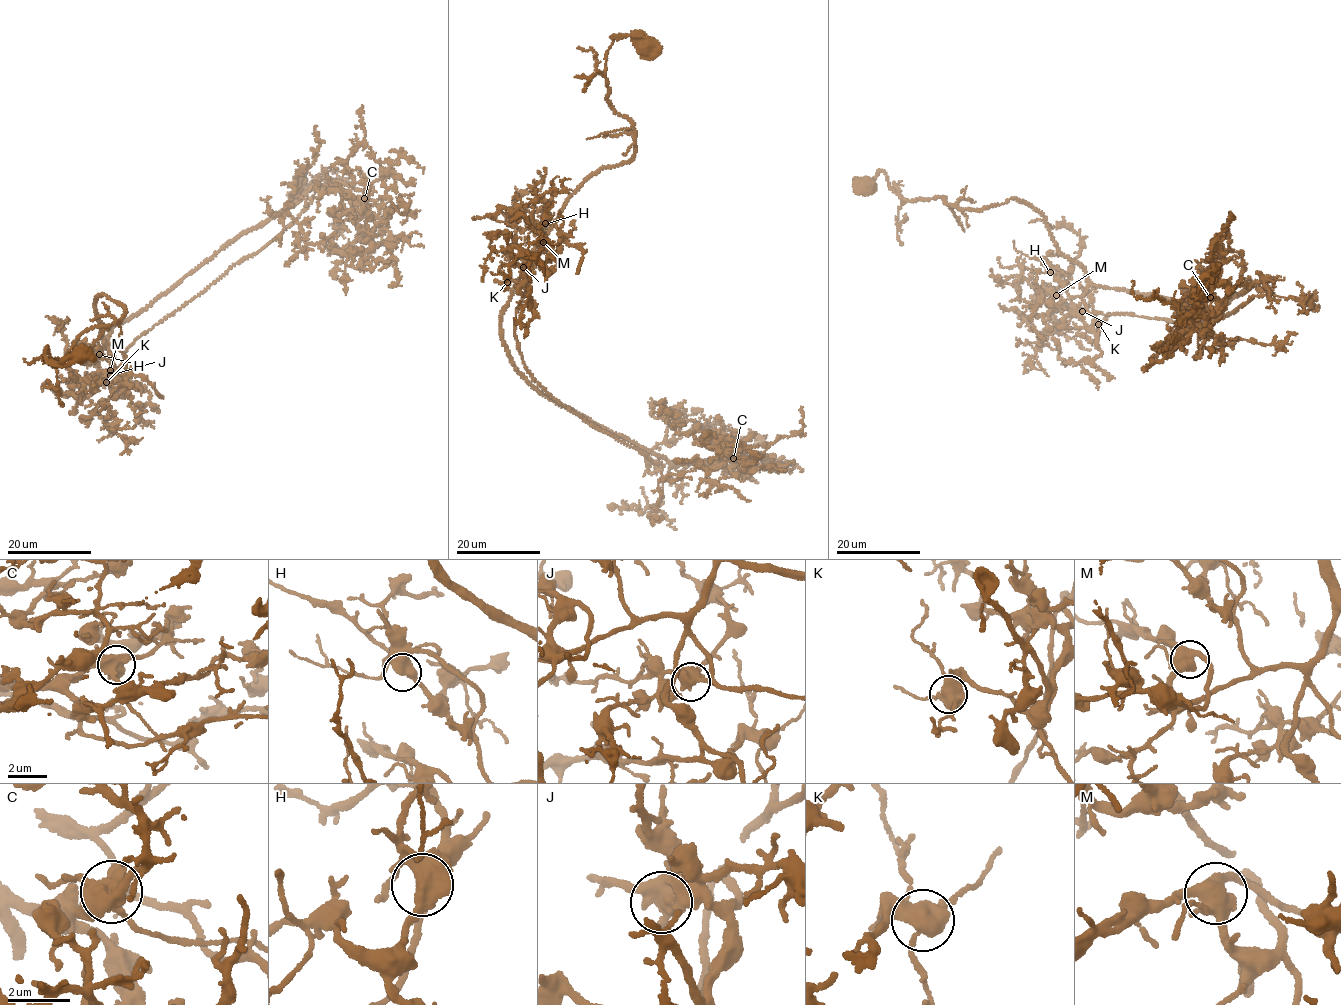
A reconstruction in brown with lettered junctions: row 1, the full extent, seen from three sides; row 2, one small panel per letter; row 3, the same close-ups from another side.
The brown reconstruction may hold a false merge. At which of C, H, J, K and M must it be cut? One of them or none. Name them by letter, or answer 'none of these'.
none of these

